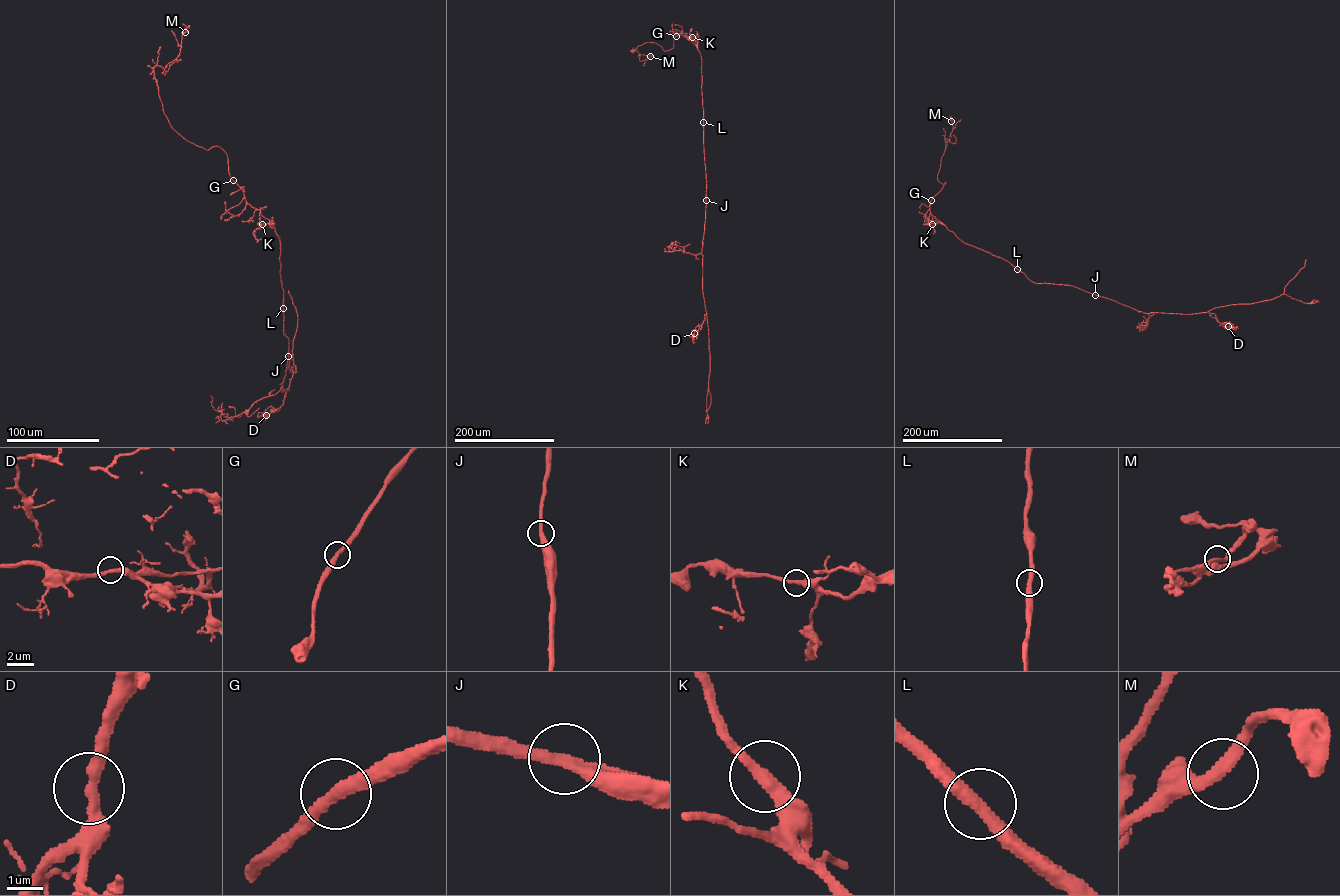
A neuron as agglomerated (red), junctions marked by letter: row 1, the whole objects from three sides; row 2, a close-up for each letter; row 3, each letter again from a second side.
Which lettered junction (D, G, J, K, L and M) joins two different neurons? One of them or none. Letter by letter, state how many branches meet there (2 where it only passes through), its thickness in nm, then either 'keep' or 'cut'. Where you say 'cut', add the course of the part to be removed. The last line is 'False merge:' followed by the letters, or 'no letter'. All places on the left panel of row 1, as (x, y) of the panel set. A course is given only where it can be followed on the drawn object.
D: 2 | 300 nm | keep
G: 2 | 320 nm | keep
J: 2 | 320 nm | keep
K: 2 | 320 nm | keep
L: 2 | 360 nm | keep
M: 2 | 280 nm | keep
False merge: no letter

